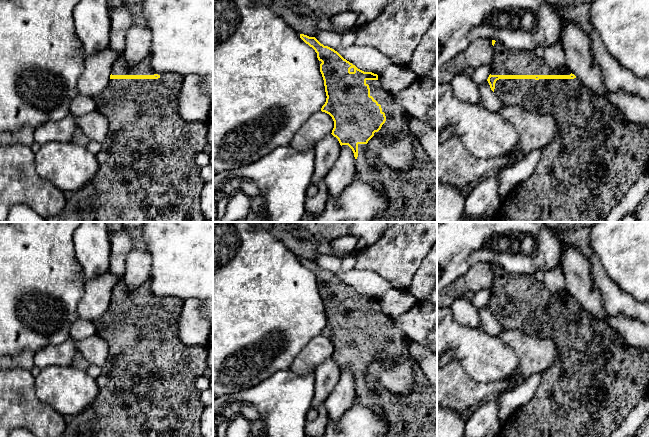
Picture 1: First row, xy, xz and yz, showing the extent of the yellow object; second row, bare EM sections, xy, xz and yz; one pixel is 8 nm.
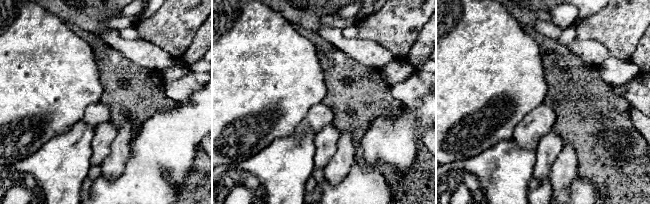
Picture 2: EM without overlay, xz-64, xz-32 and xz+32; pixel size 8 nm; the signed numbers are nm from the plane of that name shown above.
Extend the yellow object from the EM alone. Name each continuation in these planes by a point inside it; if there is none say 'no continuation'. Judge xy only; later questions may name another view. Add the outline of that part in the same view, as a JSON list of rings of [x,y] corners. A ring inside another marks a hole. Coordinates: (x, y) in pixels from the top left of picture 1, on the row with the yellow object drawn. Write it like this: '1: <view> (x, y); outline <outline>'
1: xy (148, 172); outline [[[118,57],[111,69],[112,75],[154,75],[158,74],[158,79],[110,79],[104,91],[92,97],[96,110],[104,115],[108,121],[108,133],[102,144],[101,151],[96,155],[100,168],[95,176],[81,189],[77,191],[64,192],[65,206],[63,210],[47,219],[47,222],[210,222],[207,221],[201,211],[201,192],[206,182],[201,177],[201,167],[196,163],[196,156],[203,151],[207,143],[208,126],[206,122],[186,122],[178,114],[178,98],[182,88],[184,76],[177,73],[162,72],[157,73],[150,64],[150,58],[137,64],[130,65],[122,57]]]

